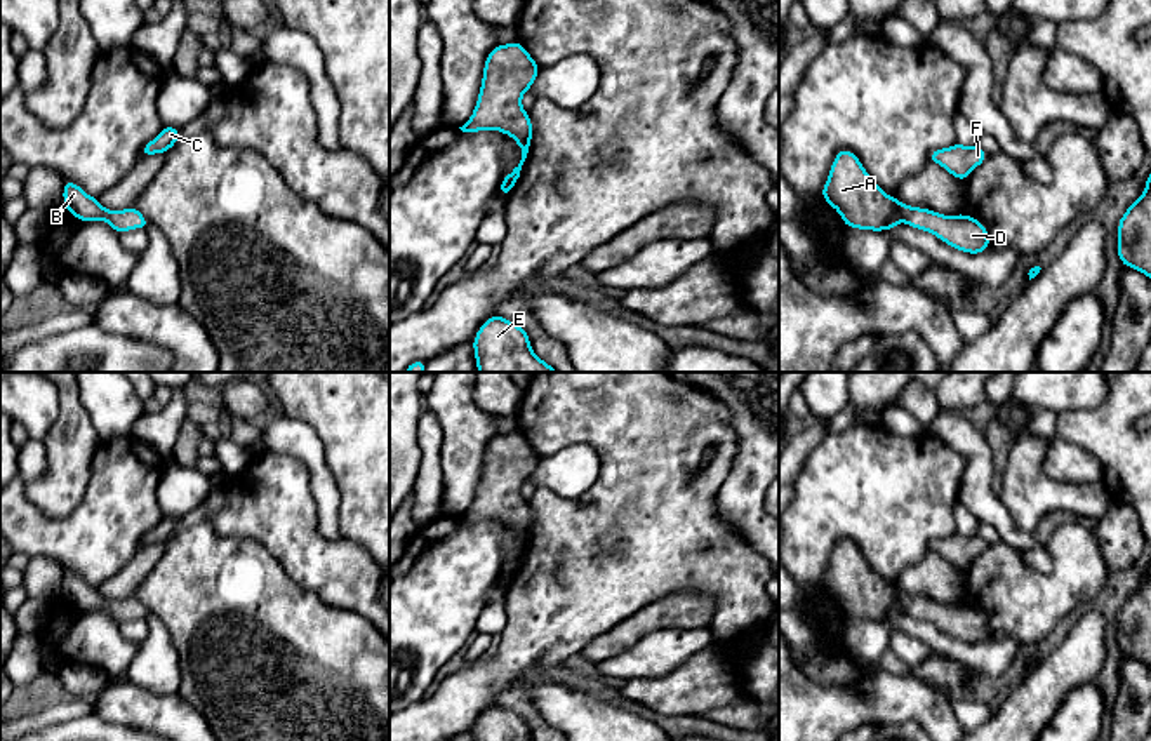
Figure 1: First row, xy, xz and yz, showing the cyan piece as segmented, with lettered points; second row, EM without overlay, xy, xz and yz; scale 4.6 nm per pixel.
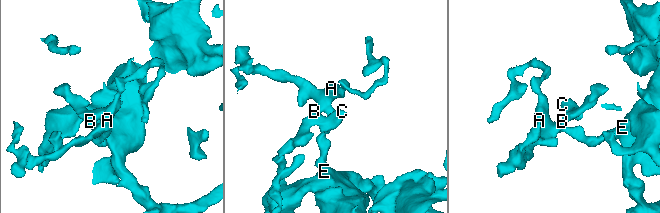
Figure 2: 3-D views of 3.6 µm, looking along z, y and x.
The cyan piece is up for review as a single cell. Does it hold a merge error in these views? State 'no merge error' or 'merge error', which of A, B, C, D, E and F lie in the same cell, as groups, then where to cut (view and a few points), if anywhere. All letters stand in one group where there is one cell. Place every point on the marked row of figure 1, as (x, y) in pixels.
no merge error; groups A B C D E F; cut none

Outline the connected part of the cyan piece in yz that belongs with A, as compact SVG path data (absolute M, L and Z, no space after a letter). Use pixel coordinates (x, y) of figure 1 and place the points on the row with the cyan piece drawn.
M850 150L836 153L821 195L838 210L847 228L885 231L902 219L961 252L981 254L989 249L988 230L979 219L967 214L944 216L899 202L871 179Z

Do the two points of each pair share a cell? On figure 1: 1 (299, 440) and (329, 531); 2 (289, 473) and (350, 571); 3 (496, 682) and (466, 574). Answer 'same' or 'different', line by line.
1: same
2: same
3: different

